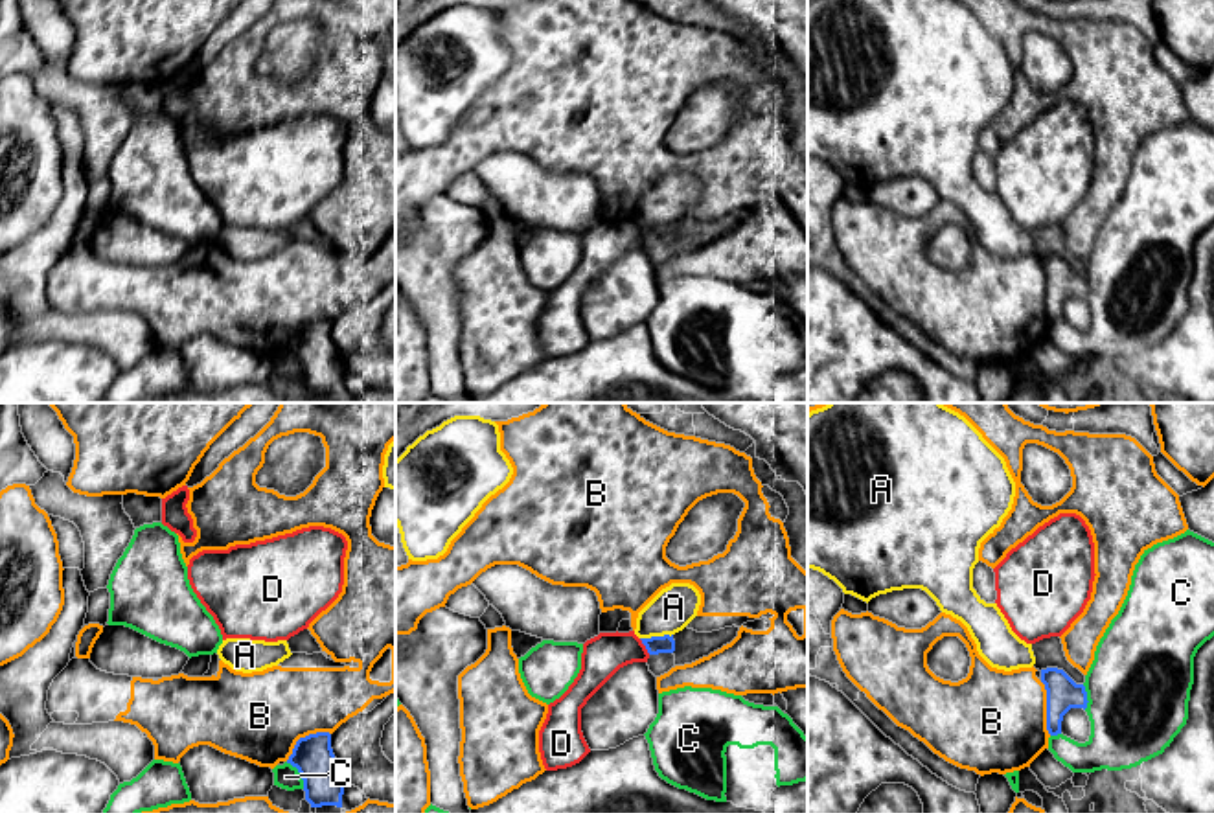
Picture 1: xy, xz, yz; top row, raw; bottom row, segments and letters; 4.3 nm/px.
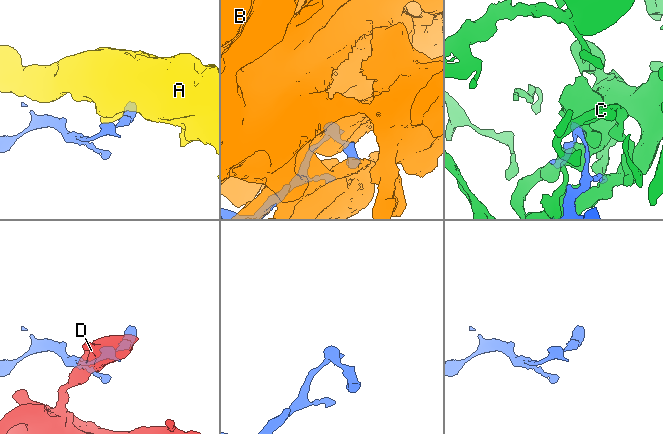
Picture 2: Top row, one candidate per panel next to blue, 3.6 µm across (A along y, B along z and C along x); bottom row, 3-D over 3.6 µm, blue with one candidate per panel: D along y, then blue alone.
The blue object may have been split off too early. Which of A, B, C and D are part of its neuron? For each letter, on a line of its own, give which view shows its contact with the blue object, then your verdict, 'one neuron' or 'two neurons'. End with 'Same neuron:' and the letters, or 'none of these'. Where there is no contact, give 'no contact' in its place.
A: xz | two neurons
B: yz | two neurons
C: xy | two neurons
D: xz | two neurons
Same neuron: none of these

